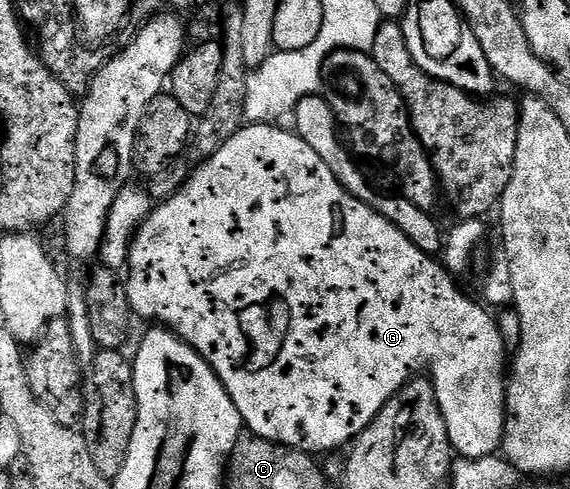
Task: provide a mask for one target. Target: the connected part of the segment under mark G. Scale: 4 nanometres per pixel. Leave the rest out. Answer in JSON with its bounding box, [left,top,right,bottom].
[126,123,506,460]

